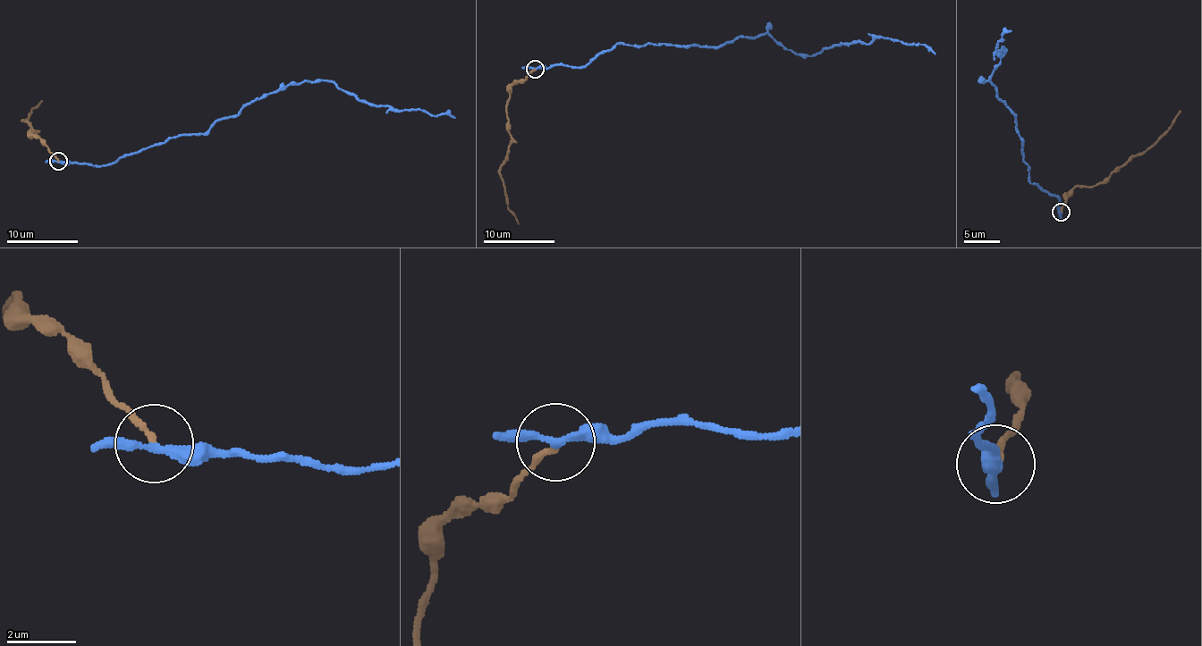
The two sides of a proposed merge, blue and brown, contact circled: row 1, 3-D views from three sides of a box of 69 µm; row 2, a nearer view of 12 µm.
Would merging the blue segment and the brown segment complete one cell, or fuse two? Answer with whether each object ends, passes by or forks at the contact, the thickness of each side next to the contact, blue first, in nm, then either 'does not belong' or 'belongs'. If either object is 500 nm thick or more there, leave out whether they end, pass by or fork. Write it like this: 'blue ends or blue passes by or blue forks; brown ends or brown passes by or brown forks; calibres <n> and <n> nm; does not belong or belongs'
blue passes by; brown ends; calibres 240 and 150 nm; does not belong

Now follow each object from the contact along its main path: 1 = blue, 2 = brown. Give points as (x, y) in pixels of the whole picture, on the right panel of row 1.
1: (1061, 211), (1058, 197), (1031, 182), (1014, 116), (990, 76), (1002, 56), (998, 40), (1011, 30)
2: (1061, 211), (1065, 194), (1077, 187), (1104, 182), (1117, 168), (1147, 151), (1180, 111)

